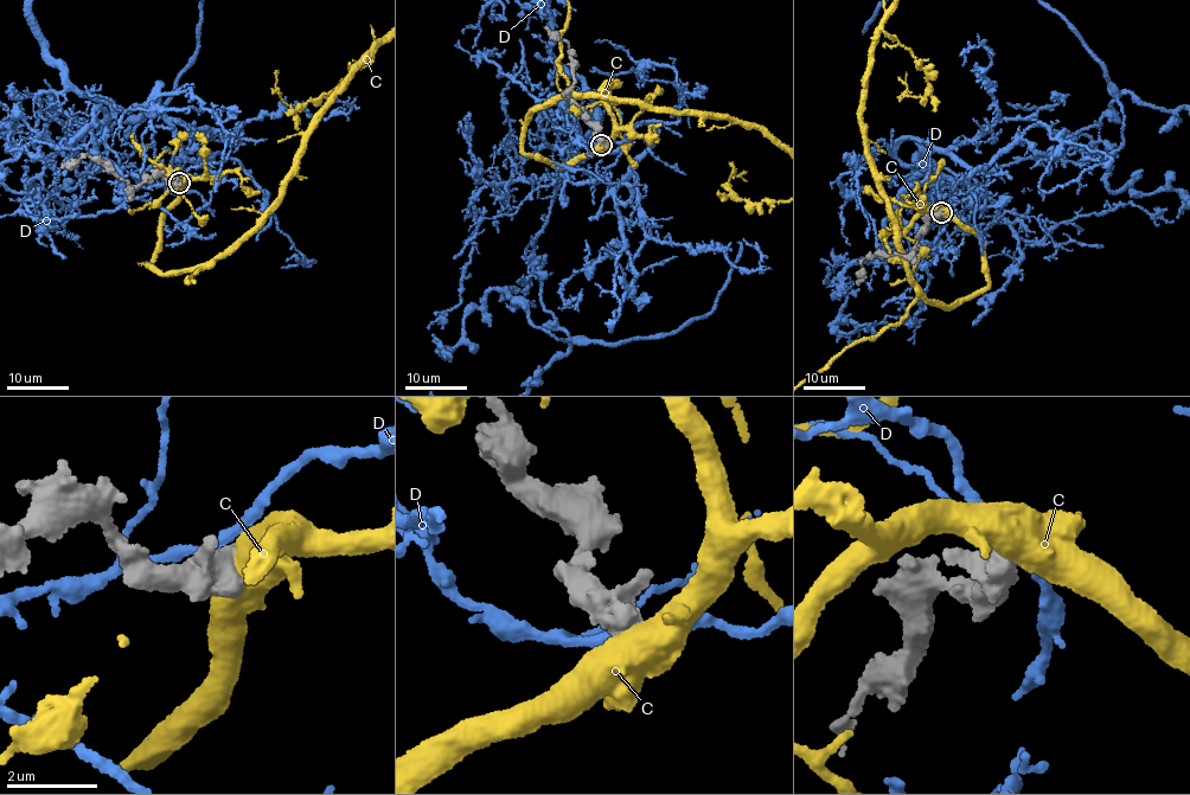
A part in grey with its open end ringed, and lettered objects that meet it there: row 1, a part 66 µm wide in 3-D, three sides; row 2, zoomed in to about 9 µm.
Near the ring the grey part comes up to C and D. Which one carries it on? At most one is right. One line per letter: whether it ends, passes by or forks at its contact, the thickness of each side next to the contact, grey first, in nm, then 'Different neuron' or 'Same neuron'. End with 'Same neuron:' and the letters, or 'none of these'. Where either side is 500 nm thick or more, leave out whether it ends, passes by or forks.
C: Thickness 480 nm (grey) against 850 nm. Different neuron
D: Thickness 500 nm (grey) against 200 nm. Different neuron
Same neuron: none of these

